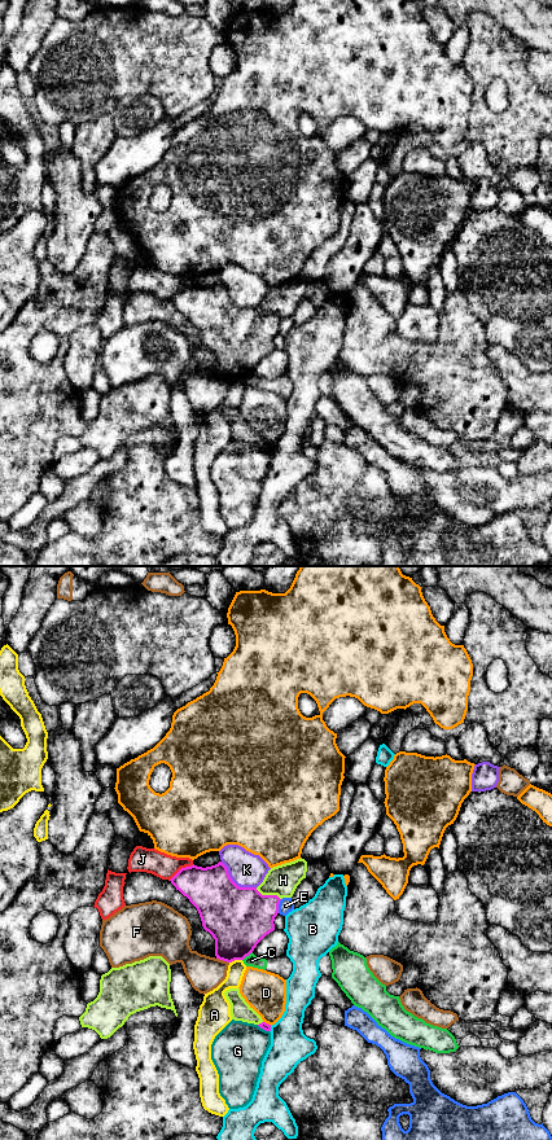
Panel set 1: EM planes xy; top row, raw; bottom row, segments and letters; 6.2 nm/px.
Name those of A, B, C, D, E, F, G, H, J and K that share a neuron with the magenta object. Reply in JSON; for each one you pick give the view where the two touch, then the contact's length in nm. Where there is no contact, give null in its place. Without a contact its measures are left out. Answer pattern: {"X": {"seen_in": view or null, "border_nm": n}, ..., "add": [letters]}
{"add": []}

